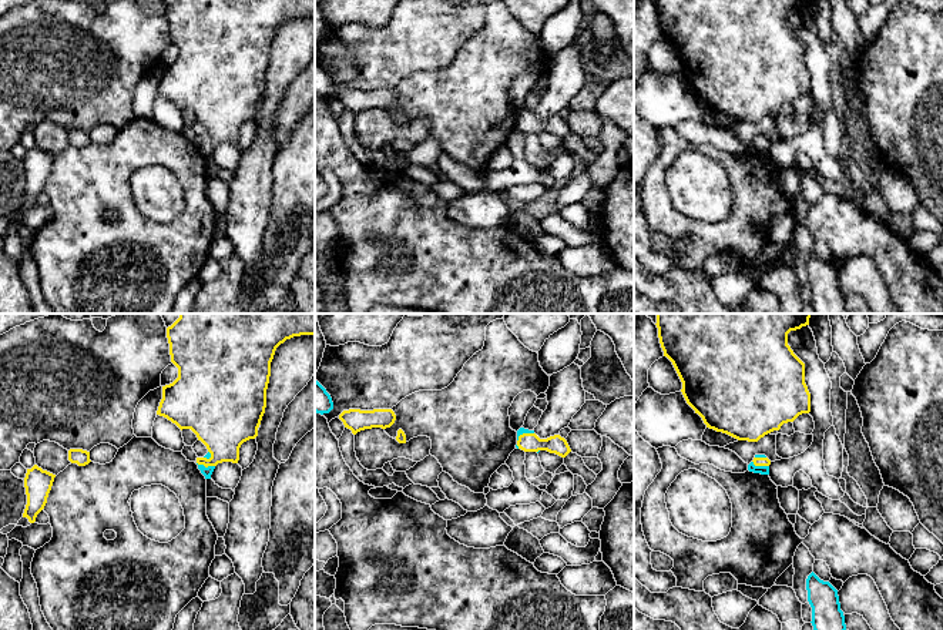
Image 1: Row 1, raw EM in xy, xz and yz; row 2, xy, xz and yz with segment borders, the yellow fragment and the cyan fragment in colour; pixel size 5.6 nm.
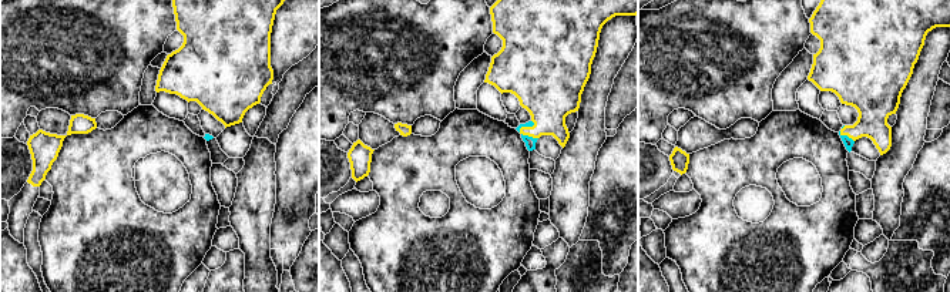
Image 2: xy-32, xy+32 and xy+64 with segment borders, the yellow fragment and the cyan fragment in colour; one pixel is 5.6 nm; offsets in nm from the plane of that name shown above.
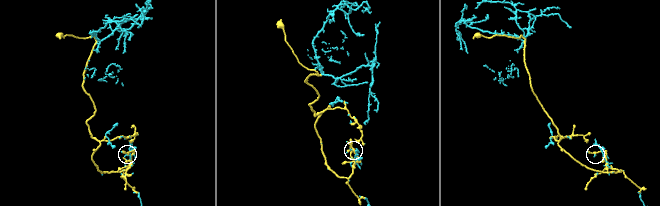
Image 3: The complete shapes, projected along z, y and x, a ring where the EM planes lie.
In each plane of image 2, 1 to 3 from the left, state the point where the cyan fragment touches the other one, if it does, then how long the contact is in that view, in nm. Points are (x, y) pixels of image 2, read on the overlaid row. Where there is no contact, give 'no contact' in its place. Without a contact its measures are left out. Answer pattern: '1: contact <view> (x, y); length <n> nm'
1: no contact
2: contact xy+32 (527, 134); length 130 nm
3: contact xy+64 (846, 134); length 110 nm

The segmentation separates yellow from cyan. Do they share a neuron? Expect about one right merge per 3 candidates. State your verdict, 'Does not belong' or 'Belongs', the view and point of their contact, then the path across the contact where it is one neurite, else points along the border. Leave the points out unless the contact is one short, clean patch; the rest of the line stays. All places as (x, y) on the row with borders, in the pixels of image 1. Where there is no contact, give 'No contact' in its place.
Belongs. Touches yellow at xy (205, 466)

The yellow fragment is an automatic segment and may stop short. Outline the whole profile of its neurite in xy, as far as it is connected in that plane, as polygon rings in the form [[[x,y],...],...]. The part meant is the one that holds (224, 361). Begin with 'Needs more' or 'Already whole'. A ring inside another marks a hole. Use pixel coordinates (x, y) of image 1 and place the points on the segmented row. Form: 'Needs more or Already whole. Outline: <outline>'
Needs more. Outline: [[[179,314],[167,328],[171,362],[178,368],[178,378],[162,386],[157,415],[167,418],[181,430],[191,429],[207,446],[208,453],[197,458],[205,479],[211,479],[218,463],[238,463],[241,445],[258,436],[275,351],[286,339],[301,335],[315,335],[315,314]]]

